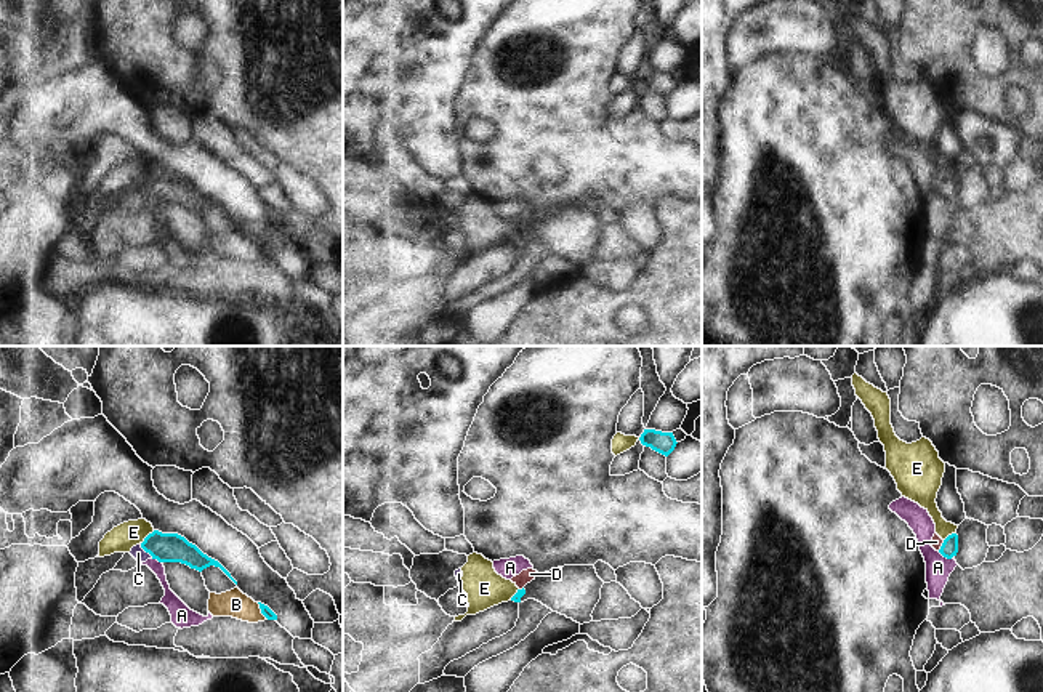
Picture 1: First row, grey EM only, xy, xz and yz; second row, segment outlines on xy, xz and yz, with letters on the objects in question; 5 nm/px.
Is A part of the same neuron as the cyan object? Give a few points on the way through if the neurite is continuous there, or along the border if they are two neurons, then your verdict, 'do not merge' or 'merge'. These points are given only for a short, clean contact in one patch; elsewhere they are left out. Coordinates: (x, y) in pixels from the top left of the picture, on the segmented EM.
border along yz (938, 551), (952, 558); do not merge

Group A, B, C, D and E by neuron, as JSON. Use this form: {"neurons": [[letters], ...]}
{"neurons": [["A"], ["B", "D", "E"], ["C"]]}

